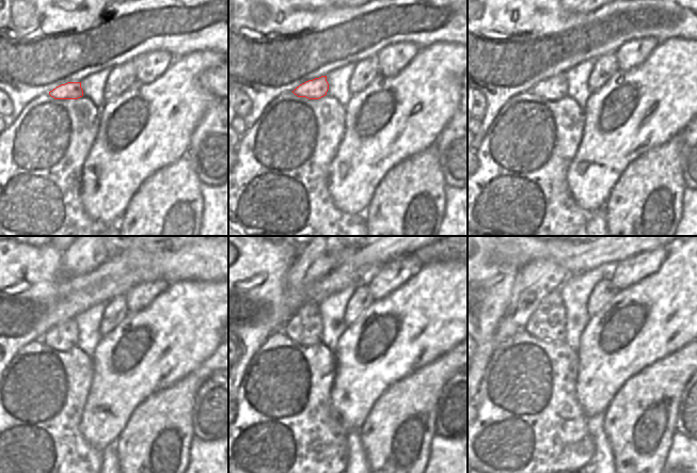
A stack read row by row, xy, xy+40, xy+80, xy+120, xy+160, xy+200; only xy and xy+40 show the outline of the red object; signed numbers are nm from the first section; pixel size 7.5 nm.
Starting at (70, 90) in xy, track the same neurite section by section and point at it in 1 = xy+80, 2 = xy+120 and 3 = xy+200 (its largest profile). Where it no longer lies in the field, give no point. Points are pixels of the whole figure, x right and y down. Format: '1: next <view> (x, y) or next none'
1: next xy+80 (553, 89)
2: next xy+120 (62, 336)
3: next xy+200 (548, 322)

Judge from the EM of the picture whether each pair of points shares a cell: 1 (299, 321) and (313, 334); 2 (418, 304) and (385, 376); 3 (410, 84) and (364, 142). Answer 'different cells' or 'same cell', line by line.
1: same cell
2: same cell
3: same cell

